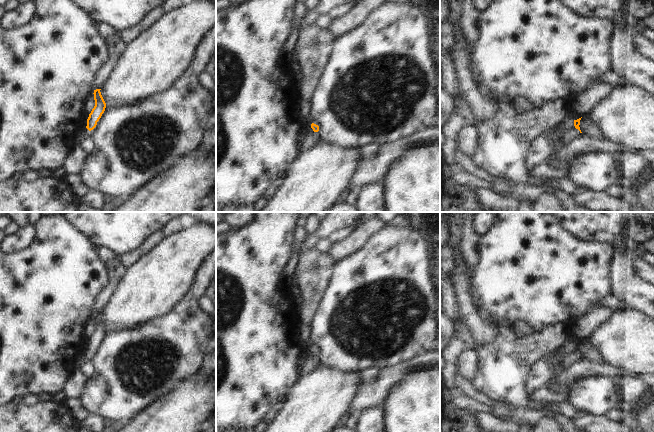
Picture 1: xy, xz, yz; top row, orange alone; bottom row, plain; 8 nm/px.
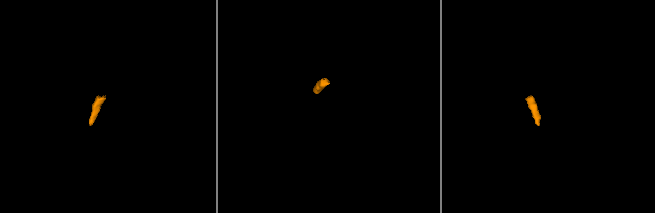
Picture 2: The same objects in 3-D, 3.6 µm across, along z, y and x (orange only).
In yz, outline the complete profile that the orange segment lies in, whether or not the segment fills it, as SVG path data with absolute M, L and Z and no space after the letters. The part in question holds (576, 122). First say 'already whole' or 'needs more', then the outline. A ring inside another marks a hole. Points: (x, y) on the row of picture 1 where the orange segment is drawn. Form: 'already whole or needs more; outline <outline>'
needs more; outline M581 118L574 120L574 126L575 128L573 130L571 130L563 139L564 144L567 146L574 138L576 138L577 136L579 136L581 132L580 130L580 120Z

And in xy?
needs more; outline M101 89L94 90L93 94L95 106L92 109L91 113L89 114L86 128L79 134L80 140L84 139L87 136L90 136L90 131L96 127L97 122L99 121L99 119L101 118L102 114L105 111L106 103L101 95L100 90Z

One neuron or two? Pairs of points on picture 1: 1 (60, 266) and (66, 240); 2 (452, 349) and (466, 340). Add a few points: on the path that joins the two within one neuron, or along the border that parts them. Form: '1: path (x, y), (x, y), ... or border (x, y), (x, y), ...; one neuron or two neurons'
1: path (61, 260), (62, 246); one neuron
2: path (455, 347), (463, 340); one neuron

